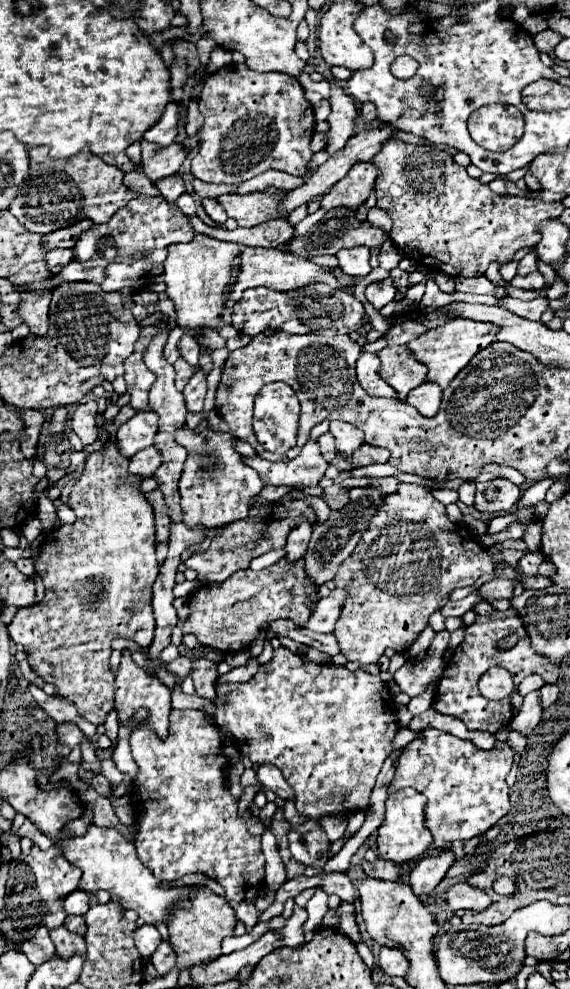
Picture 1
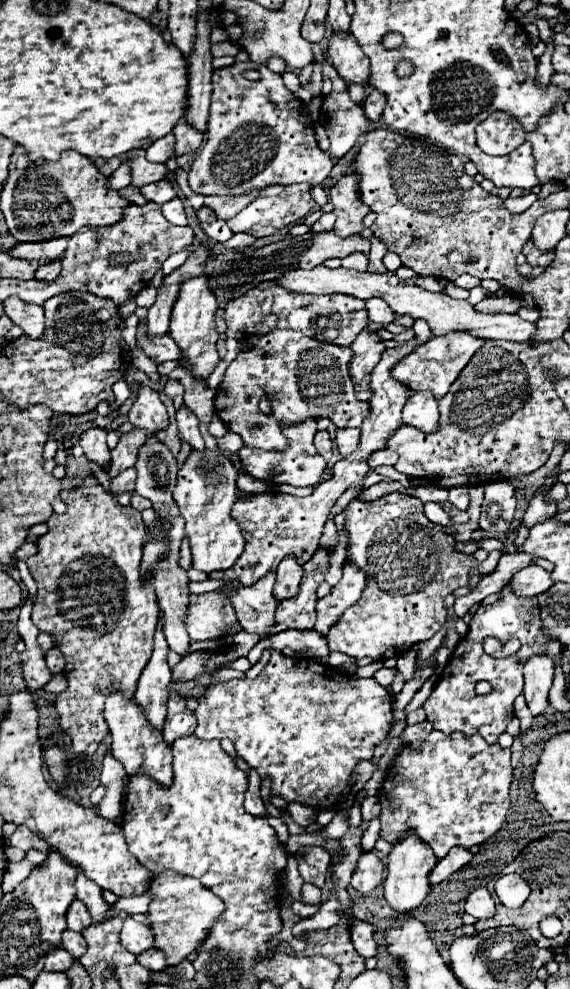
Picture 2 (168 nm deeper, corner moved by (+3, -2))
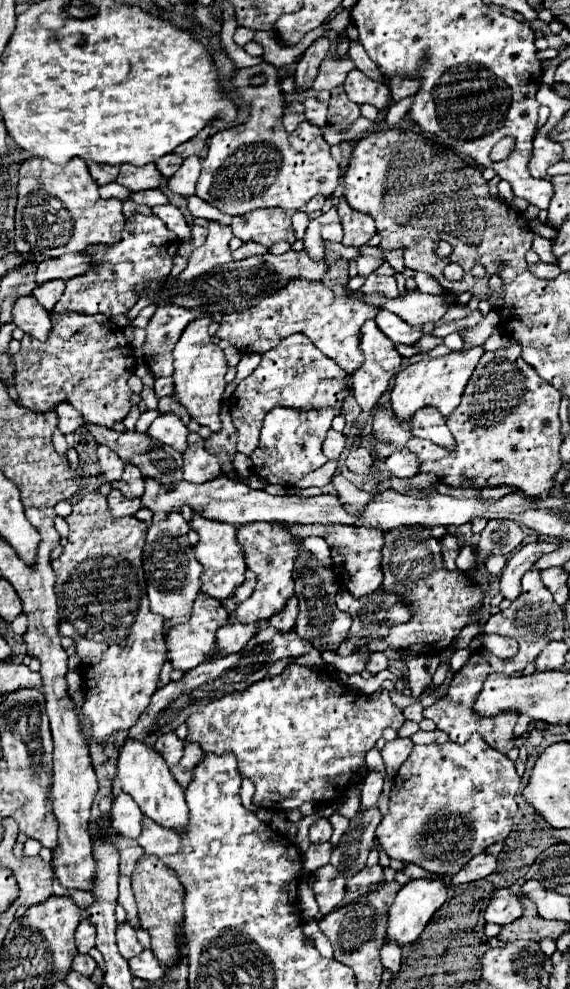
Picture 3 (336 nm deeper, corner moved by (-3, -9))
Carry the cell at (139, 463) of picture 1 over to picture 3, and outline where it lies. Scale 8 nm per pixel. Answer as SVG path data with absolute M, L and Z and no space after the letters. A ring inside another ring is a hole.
M112 490L108 494L108 508L110 508L110 514L116 516L116 518L122 518L122 516L134 516L142 504L140 500L128 500L120 494L120 490Z

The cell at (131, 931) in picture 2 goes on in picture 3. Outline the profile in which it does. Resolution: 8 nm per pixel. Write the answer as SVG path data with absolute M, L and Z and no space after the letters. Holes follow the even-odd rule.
M118 924L116 944L118 944L118 948L120 948L120 954L122 954L126 960L142 952L140 942L136 940L136 930L134 930L130 924Z

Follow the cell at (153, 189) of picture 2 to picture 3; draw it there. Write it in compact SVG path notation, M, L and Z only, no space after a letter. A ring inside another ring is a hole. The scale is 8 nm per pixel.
M156 188L156 190L142 190L142 192L132 192L130 200L134 200L136 204L146 204L146 206L158 206L158 204L166 204L168 198Z

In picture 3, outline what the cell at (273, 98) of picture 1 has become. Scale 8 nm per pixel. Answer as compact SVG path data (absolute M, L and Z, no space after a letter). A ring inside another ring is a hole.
M258 64L252 68L242 68L232 84L236 86L236 92L250 102L250 120L234 130L222 130L210 138L208 144L208 154L202 160L202 172L196 184L196 196L202 198L204 202L216 206L218 210L230 214L230 216L240 216L248 214L258 208L284 208L284 210L298 210L302 208L310 198L316 194L330 196L338 184L340 178L340 166L330 154L330 146L322 136L322 130L310 122L302 122L294 132L286 132L282 126L282 116L286 110L286 102L280 90L280 76L272 64ZM264 74L264 84L262 86L252 86L252 76Z

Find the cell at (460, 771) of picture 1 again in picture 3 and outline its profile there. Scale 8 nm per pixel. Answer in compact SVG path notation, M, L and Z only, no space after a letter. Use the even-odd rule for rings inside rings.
M472 734L466 744L414 746L408 760L400 766L396 782L402 788L390 792L388 814L376 828L376 840L392 860L412 862L428 872L454 876L472 856L484 852L494 842L506 840L512 830L520 776L516 774L514 762L506 754L492 750L480 734Z

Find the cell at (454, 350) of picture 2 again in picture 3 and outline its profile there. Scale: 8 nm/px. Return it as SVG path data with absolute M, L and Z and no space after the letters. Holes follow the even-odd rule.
M472 348L468 352L452 352L448 356L442 358L424 358L416 364L410 364L408 368L404 368L398 376L396 376L396 384L392 390L392 410L396 414L398 420L410 420L412 414L416 414L416 410L426 408L426 406L434 406L438 408L438 412L442 416L450 416L452 410L460 404L462 392L476 368L476 364L480 362L480 356L484 354L482 348Z

